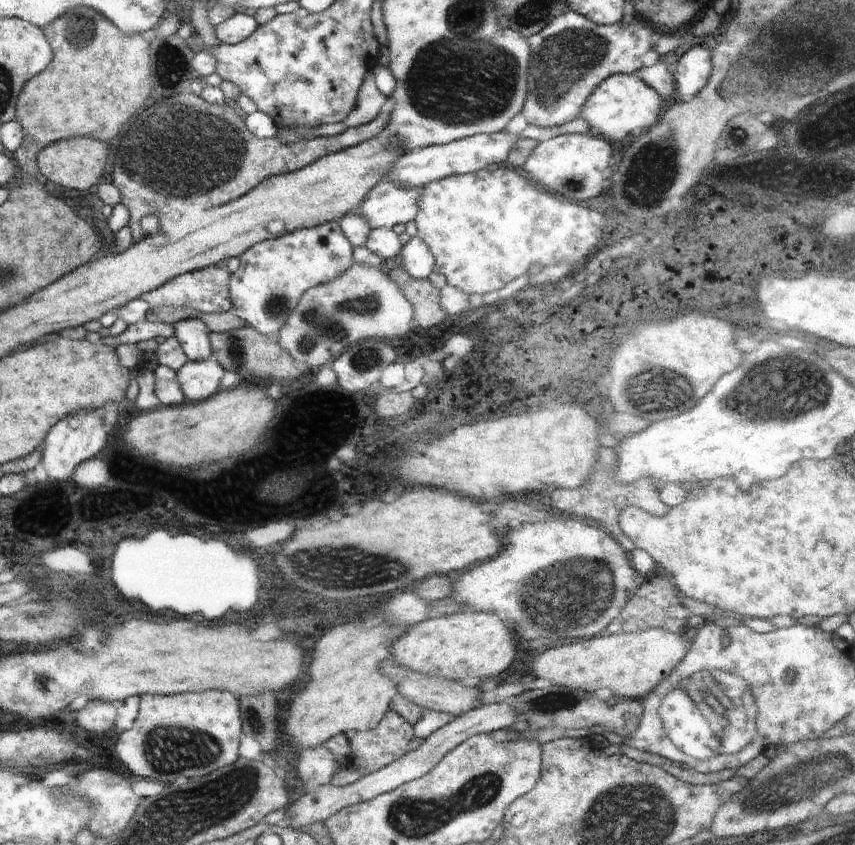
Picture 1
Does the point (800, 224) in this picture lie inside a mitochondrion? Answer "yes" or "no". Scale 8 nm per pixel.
no

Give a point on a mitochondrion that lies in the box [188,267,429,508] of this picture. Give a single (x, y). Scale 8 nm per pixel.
(321, 326)

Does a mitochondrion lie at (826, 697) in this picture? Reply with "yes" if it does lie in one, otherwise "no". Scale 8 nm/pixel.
no

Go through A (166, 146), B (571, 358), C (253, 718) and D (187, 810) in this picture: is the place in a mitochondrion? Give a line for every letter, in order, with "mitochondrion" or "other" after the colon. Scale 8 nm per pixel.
A: mitochondrion
B: other
C: mitochondrion
D: mitochondrion

